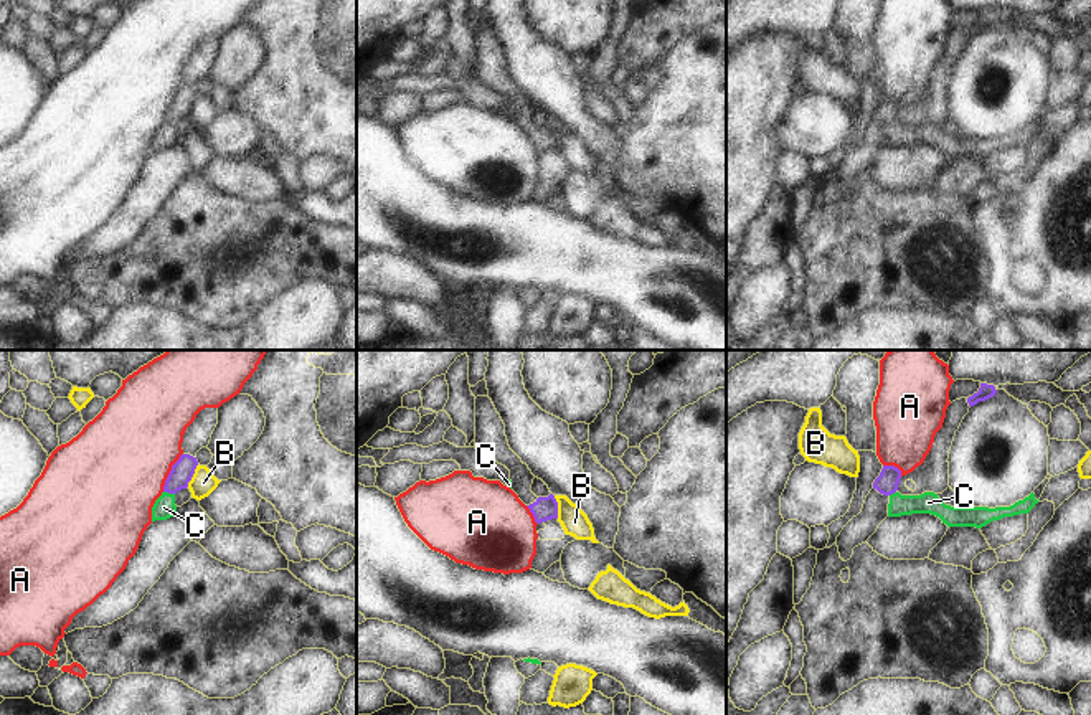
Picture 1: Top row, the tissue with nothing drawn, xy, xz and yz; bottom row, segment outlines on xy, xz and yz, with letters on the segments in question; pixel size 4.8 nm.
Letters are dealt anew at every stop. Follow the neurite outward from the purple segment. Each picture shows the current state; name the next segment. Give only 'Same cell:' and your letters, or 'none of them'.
Same cell: none of them.

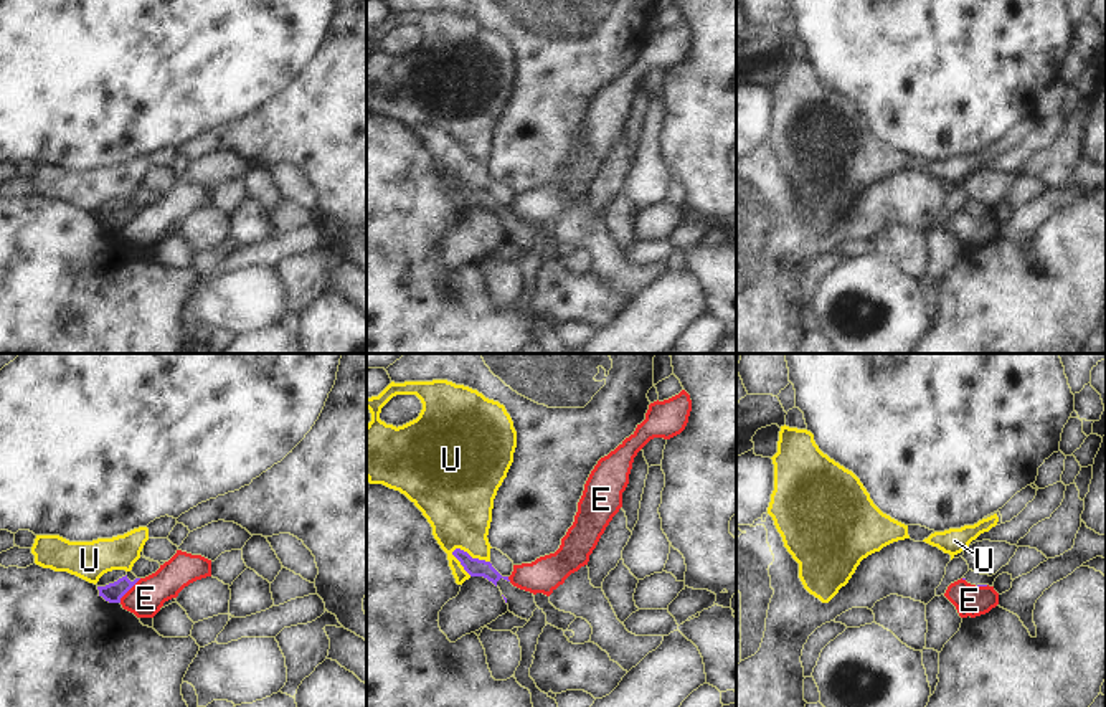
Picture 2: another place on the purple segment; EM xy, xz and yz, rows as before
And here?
Same cell: none of them.

